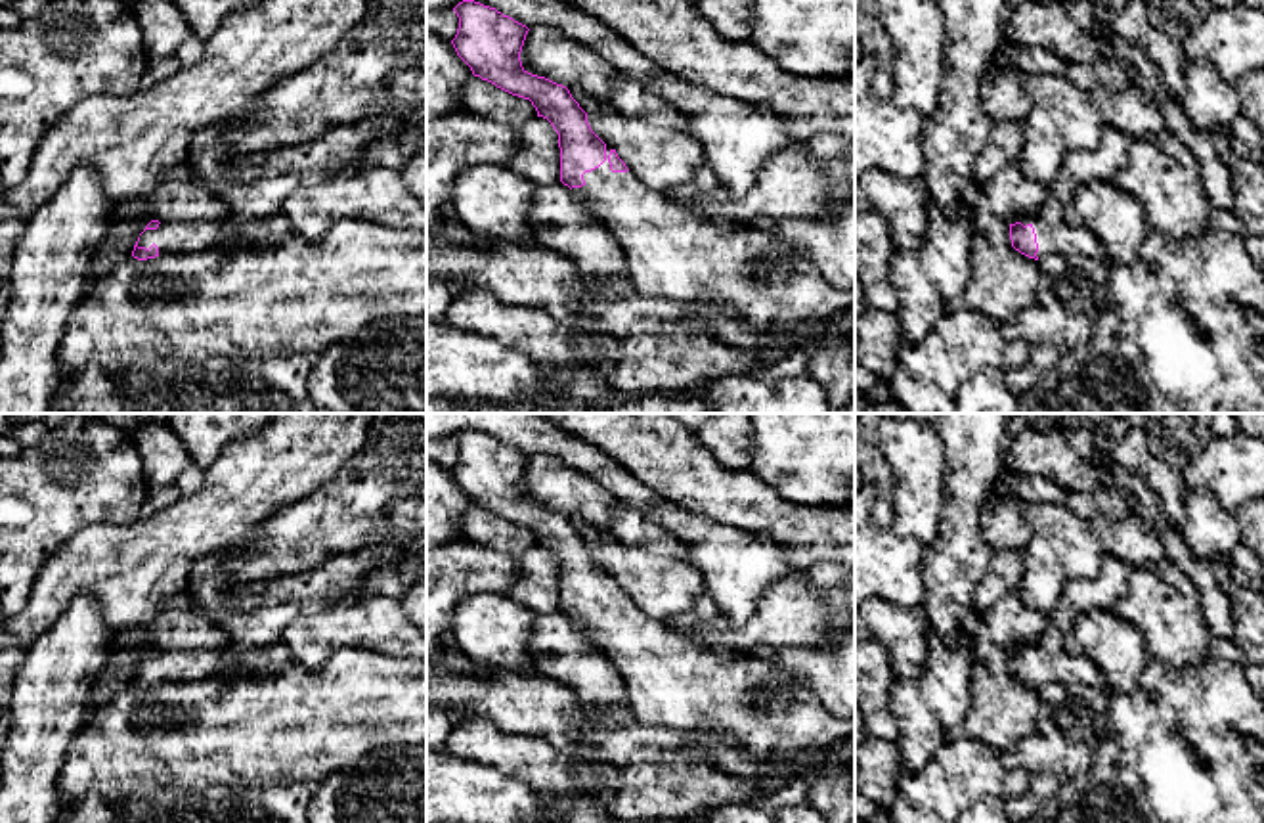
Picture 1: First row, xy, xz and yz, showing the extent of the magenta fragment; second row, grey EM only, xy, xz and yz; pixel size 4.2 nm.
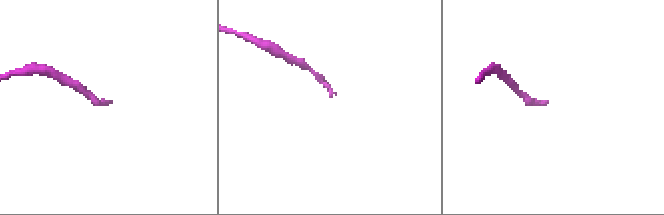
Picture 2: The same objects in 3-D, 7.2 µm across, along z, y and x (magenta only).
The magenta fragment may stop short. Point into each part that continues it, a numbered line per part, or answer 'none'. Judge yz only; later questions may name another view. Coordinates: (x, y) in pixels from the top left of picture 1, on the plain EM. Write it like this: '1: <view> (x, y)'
1: yz (1069, 670)

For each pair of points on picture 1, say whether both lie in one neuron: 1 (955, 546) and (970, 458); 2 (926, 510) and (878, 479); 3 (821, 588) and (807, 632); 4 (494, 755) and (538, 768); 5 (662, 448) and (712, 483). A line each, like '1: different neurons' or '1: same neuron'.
1: same neuron
2: different neurons
3: same neuron
4: same neuron
5: same neuron

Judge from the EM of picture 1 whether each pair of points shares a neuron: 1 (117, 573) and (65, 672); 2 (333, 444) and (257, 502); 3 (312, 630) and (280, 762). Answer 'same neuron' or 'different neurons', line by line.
1: different neurons
2: same neuron
3: different neurons

